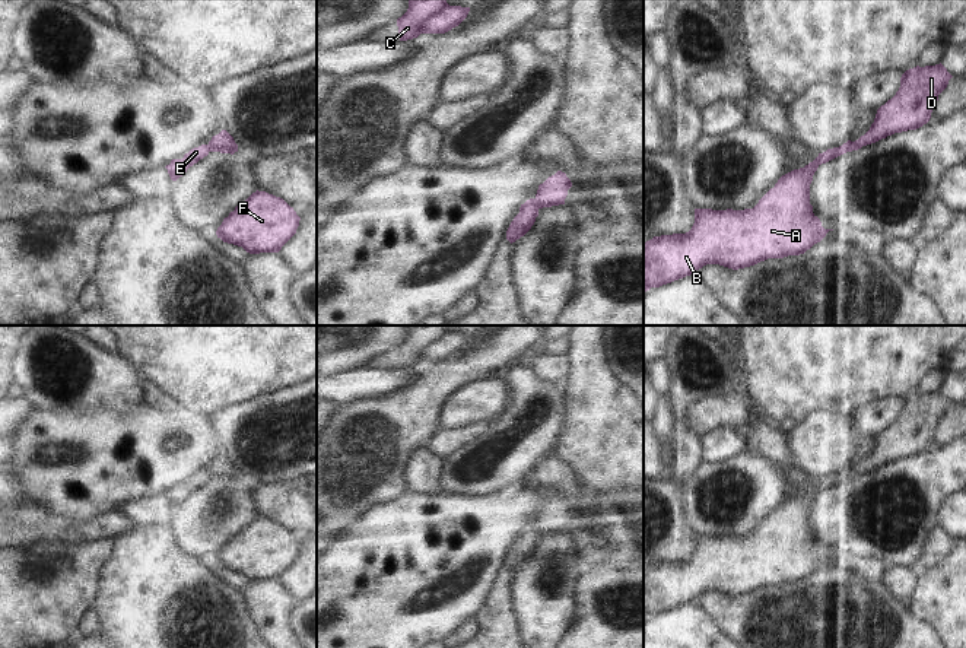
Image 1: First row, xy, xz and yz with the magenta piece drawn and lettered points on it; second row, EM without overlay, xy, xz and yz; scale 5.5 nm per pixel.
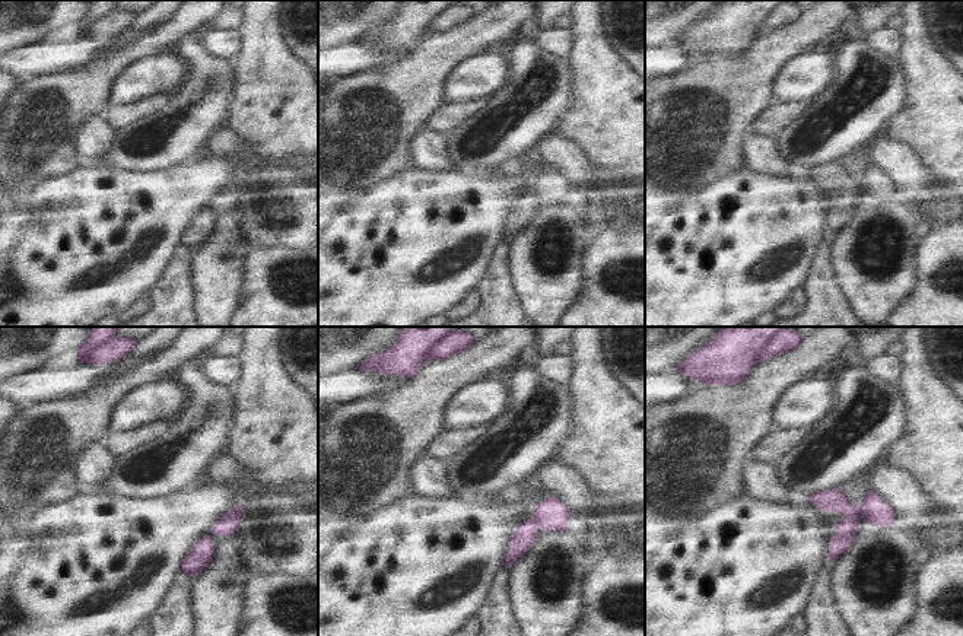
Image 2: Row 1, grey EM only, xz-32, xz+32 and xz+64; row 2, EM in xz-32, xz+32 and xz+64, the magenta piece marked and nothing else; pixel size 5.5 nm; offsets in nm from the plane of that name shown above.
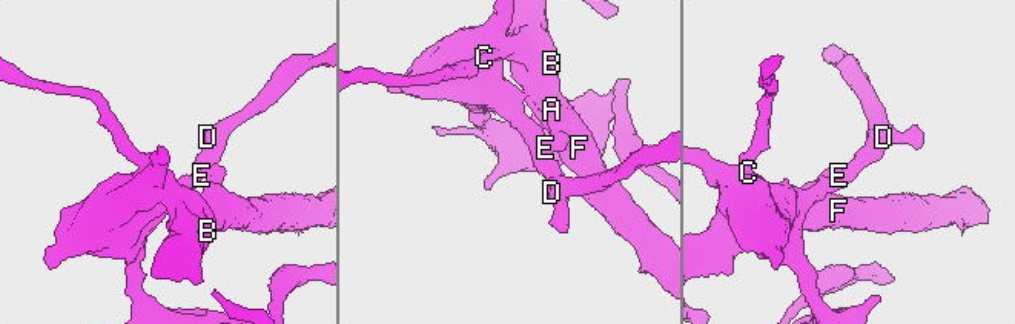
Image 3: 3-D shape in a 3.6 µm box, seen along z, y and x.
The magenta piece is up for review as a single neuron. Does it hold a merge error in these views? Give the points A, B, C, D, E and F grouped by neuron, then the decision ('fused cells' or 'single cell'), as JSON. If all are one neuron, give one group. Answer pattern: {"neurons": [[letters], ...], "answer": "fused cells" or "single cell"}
{"neurons": [["A", "B", "F"], ["C", "D", "E"]], "answer": "fused cells"}

